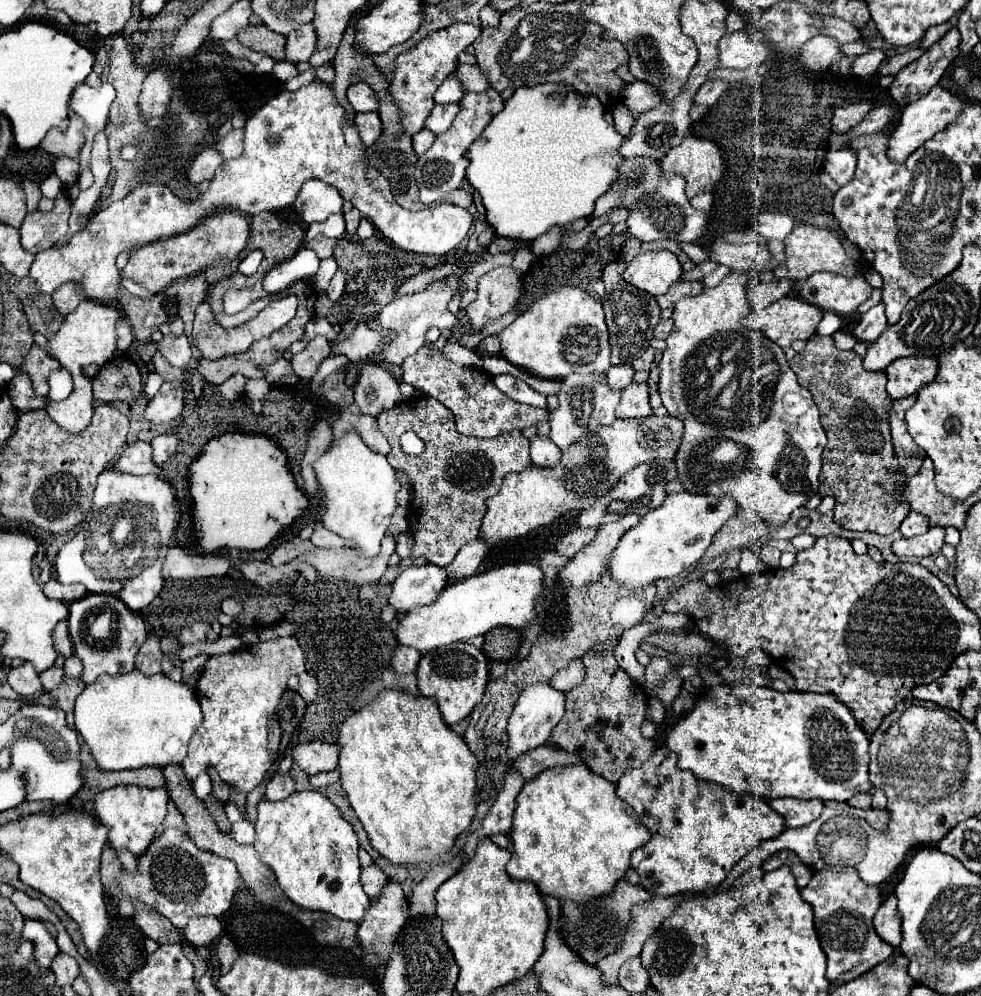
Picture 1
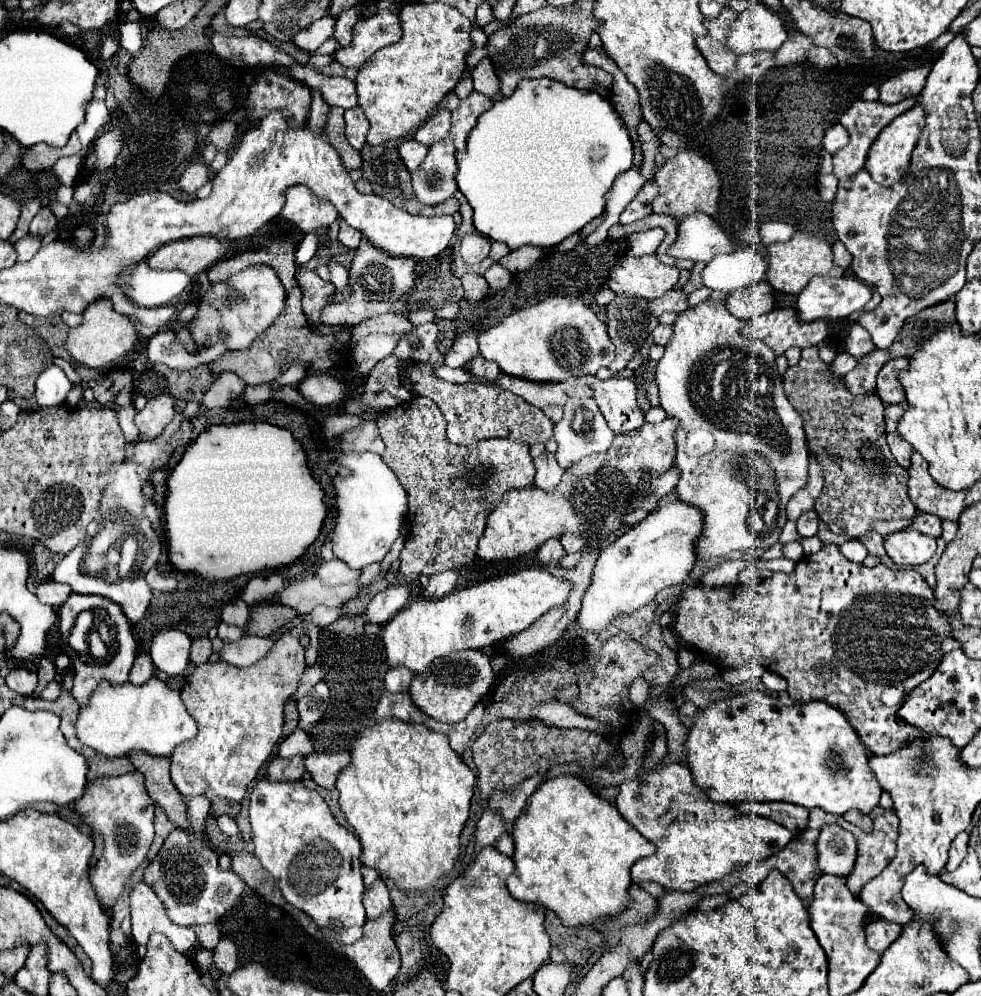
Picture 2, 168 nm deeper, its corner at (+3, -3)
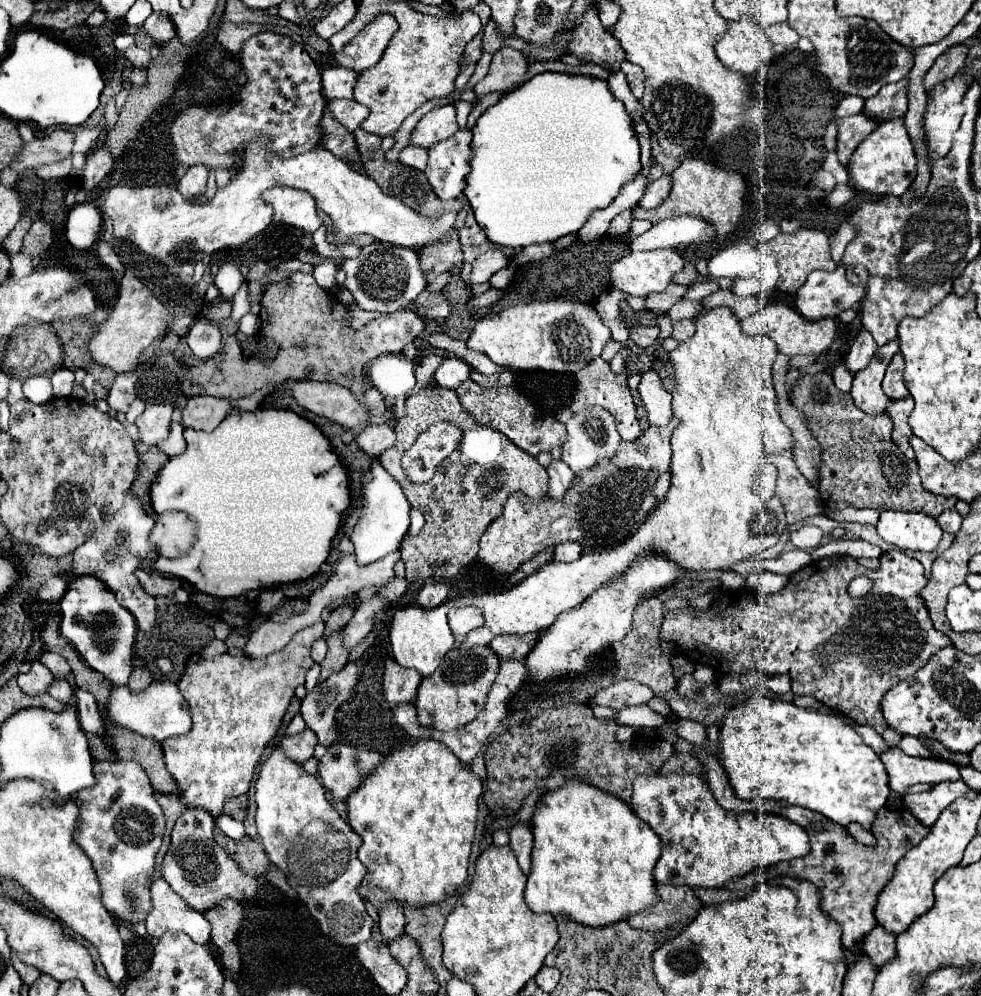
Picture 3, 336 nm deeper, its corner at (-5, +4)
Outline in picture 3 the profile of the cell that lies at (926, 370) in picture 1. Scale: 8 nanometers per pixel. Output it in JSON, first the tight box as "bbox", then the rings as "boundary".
{"bbox":[882,354,908,400],"boundary":[[[896,354],[892,358],[892,362],[890,362],[888,370],[886,370],[884,382],[882,382],[882,390],[890,400],[900,400],[900,398],[908,396],[908,388],[904,386],[902,372],[904,372],[904,358],[900,354]]]}

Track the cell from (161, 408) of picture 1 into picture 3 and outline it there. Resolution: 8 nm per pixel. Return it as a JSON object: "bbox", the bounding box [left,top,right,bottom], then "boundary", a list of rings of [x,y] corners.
{"bbox":[136,404,172,446],"boundary":[[[148,404],[146,410],[136,418],[136,426],[140,432],[140,442],[146,446],[156,446],[170,432],[172,422],[172,406],[170,404]]]}

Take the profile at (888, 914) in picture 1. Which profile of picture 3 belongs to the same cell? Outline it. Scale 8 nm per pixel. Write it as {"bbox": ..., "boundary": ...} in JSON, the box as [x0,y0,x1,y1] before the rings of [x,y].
{"bbox":[862,926,896,968],"boundary":[[[878,926],[870,936],[866,936],[862,950],[876,968],[882,968],[896,956],[896,936],[890,936],[882,926]]]}

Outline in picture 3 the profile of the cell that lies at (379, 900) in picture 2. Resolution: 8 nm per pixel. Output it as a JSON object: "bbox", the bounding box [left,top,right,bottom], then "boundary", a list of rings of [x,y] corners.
{"bbox":[380,904,404,944],"boundary":[[[390,904],[390,908],[382,908],[380,912],[380,932],[384,936],[384,942],[390,944],[394,938],[404,934],[404,914],[398,904]]]}

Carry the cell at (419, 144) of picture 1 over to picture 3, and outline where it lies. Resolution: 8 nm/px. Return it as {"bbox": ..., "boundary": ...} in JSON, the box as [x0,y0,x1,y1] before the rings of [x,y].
{"bbox":[400,146,428,170],"boundary":[[[406,146],[400,152],[400,164],[408,166],[408,168],[416,168],[416,170],[424,170],[426,162],[428,162],[428,152],[422,148],[414,148],[414,146]]]}

